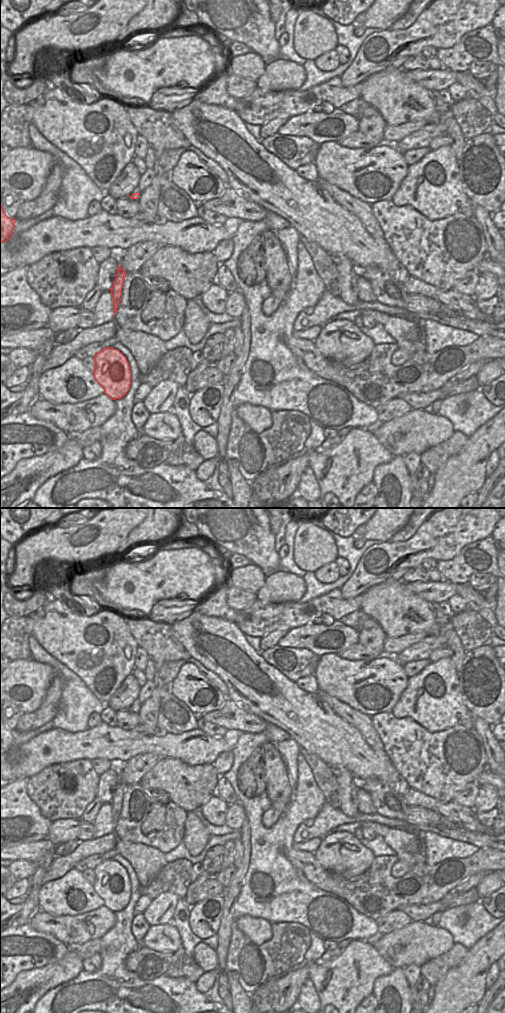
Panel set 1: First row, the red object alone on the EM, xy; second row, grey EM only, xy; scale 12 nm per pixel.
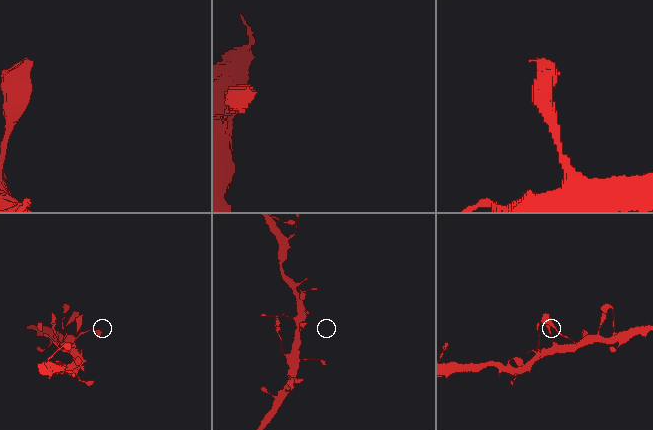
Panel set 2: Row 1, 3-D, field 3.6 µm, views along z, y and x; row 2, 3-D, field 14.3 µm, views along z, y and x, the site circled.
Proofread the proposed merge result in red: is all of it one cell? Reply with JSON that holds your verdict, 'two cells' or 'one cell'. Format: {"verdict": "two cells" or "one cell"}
{"verdict": "one cell"}

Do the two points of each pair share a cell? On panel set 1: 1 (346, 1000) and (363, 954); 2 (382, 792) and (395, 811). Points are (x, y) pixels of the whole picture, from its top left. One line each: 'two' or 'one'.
1: one
2: one

